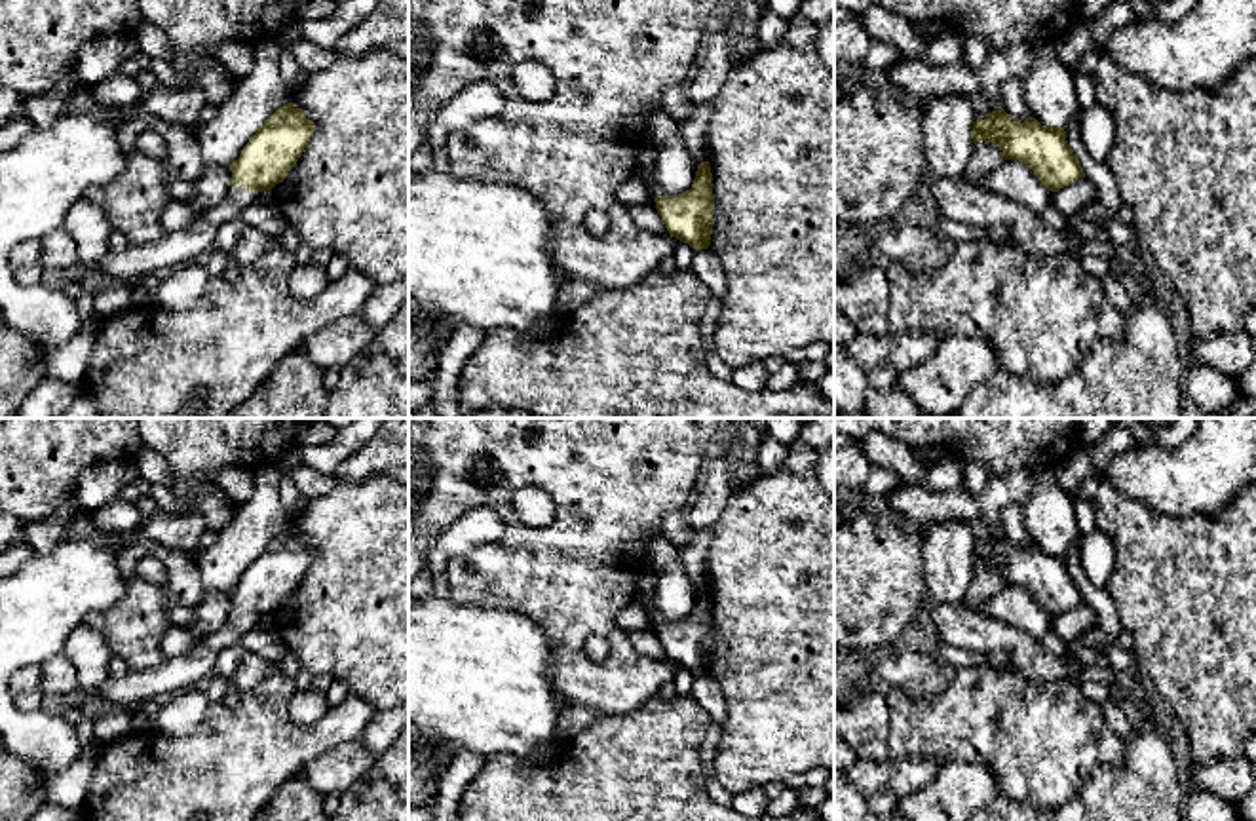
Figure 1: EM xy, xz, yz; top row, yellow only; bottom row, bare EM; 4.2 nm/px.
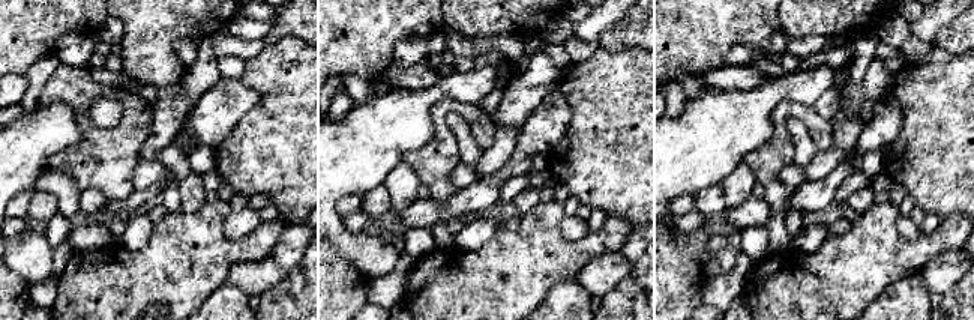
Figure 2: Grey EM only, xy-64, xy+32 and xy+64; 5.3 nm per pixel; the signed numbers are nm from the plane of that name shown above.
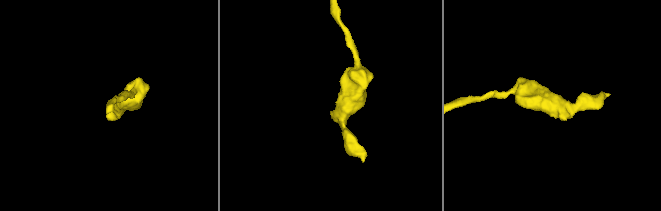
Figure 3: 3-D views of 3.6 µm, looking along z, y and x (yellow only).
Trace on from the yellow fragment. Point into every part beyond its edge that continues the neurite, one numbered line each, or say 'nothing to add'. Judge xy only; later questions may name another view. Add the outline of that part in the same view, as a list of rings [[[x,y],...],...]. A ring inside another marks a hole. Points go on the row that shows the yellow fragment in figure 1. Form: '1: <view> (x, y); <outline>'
1: xy (173, 249); [[[230,186],[228,196],[215,207],[200,213],[186,228],[163,232],[156,241],[127,245],[122,251],[108,251],[95,266],[116,281],[133,283],[148,274],[165,274],[198,257],[213,251],[217,230],[238,219],[241,209],[255,203],[257,194]]]

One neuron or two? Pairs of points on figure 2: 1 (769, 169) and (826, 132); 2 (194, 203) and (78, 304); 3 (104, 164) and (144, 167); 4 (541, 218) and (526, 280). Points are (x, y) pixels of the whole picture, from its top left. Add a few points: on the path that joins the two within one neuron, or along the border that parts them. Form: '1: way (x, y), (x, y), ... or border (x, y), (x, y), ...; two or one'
1: way (781, 146), (781, 120), (788, 113), (803, 113); one
2: border (206, 202), (194, 211), (183, 211); two
3: border (140, 158), (132, 176), (132, 188); two
4: way (538, 233), (535, 256), (526, 265); one

